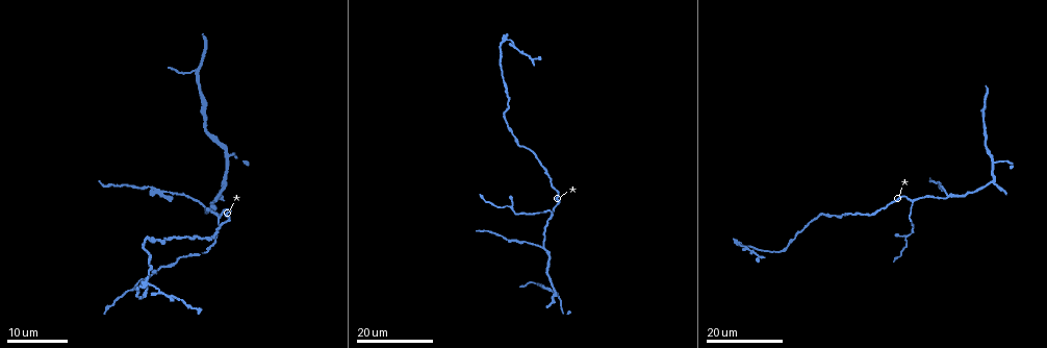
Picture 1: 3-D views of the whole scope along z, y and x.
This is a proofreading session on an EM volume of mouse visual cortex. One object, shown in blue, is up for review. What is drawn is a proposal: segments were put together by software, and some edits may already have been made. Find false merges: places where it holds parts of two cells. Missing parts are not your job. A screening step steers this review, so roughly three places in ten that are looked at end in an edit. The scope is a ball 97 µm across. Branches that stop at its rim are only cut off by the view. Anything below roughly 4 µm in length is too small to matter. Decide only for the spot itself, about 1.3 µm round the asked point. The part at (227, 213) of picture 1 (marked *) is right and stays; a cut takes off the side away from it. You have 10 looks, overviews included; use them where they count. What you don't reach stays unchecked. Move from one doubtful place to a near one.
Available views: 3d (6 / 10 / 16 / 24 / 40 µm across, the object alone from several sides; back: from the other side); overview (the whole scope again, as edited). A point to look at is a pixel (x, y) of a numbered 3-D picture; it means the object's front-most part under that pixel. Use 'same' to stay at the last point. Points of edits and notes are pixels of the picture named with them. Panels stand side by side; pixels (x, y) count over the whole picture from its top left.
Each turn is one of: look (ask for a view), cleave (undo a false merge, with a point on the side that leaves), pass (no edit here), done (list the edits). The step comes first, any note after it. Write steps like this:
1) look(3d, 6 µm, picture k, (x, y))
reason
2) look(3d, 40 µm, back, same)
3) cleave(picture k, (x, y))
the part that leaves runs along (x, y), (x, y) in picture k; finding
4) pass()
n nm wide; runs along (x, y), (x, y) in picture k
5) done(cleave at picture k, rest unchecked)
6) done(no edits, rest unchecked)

look(3d, 24 µm, picture 1, (948, 194))
two arms in line, one across

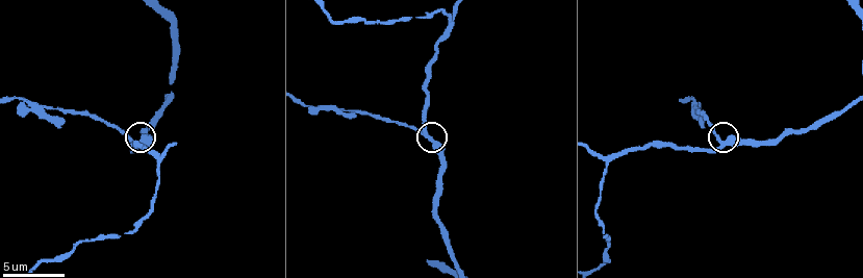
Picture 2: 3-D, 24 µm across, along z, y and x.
look(3d, 10 µm, picture 2, (722, 146))
closer look

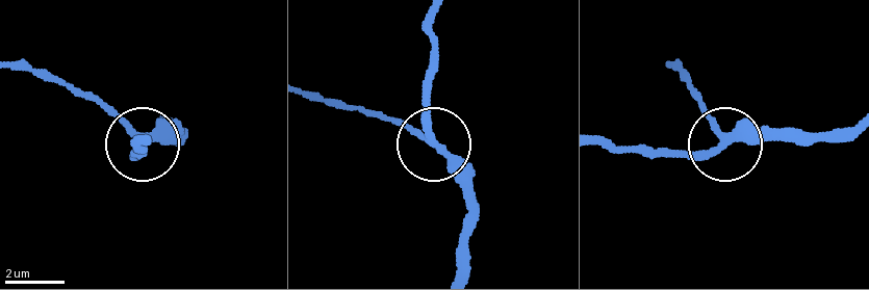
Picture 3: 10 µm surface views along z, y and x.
pass()
runs along (433, 20), (431, 144), (386, 116) in picture 3; all the same cell

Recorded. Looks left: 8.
look(3d, 10 µm, picture 2, (693, 109))
three-way junction

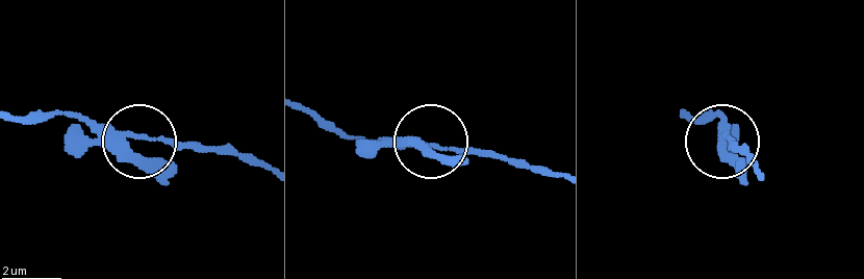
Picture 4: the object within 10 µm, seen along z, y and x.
look(3d, 10 µm, back, picture 4, (726, 135))

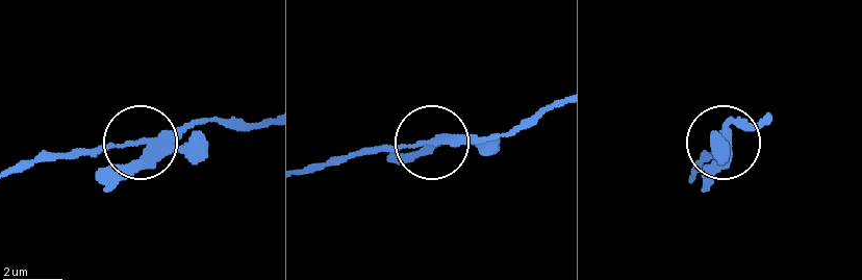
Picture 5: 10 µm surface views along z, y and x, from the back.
cleave(picture 5, (136, 168))
180 nm wide; the part that leaves runs along (166, 136), (96, 178) in picture 5; a second cell is stuck on

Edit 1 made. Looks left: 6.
look(3d, 16 µm, picture 1, (556, 295))
three-way junction

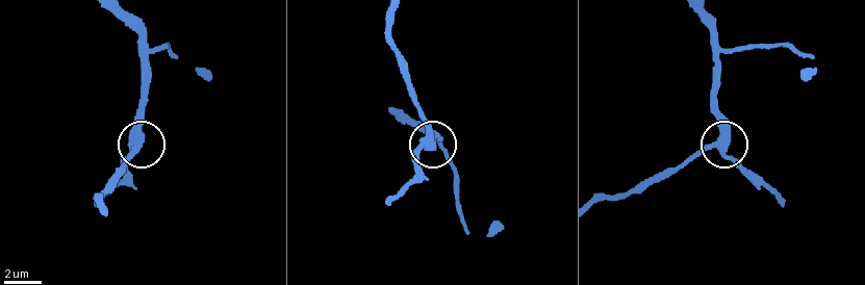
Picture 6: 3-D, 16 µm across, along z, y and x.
look(3d, 6 µm, picture 6, (723, 148))
zoom in

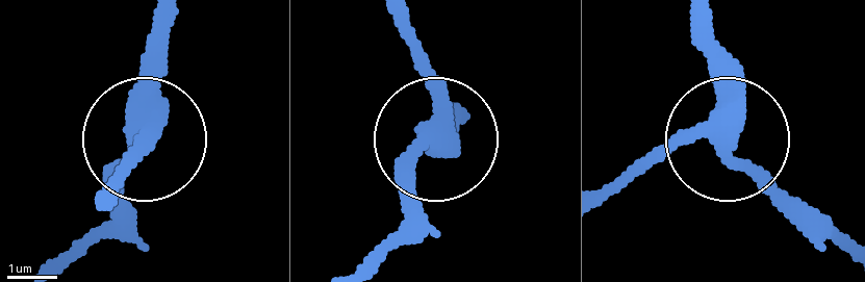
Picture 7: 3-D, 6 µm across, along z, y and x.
pass()
side arm 5 µm; runs along (397, 20), (442, 107), (417, 170), (417, 227) in picture 7; continuous, no second cell

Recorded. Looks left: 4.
look(3d, 16 µm, picture 1, (227, 154))
small branch off a trunk

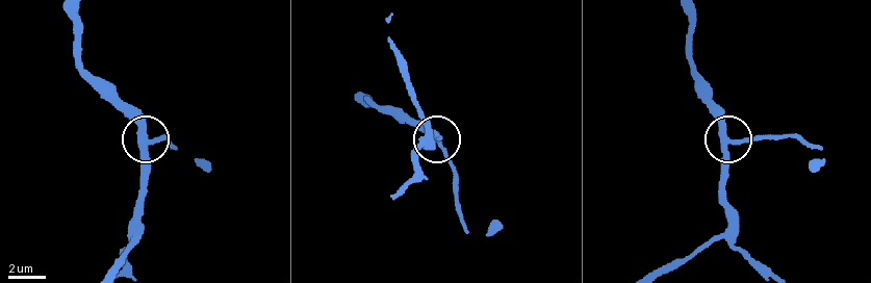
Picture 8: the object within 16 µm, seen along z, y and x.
look(3d, 10 µm, picture 8, (151, 141))

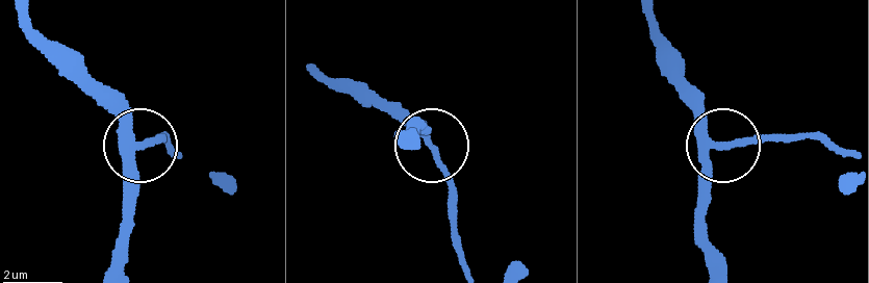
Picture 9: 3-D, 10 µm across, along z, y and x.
pass()
250 nm wide; runs along (712, 271), (707, 166), (726, 147), (791, 136) in picture 9; all the same cell

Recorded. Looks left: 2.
look(3d, 16 µm, picture 2, (605, 163))
three-way junction

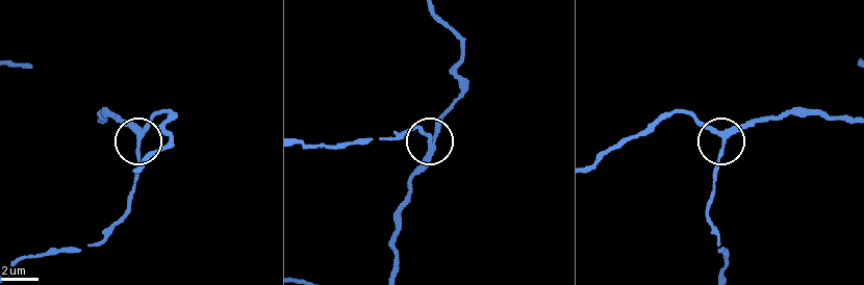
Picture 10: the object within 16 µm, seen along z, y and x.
pass()
side arm 31 µm; 3 arms; one cell here

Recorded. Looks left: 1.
done(cleave at picture 5, rest unchecked)

